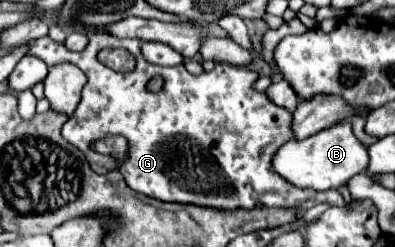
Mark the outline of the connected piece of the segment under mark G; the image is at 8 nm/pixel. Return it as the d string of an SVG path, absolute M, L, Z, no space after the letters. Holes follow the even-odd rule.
M87 30L89 44L81 52L71 52L65 48L65 44L53 42L49 36L35 38L25 42L27 48L25 56L37 56L47 66L57 66L63 62L75 64L81 68L87 76L87 84L83 88L83 104L79 104L77 112L63 124L63 138L77 146L93 170L107 172L111 168L111 160L107 156L101 156L89 148L93 140L105 138L109 134L121 134L129 142L127 158L119 164L119 172L123 174L129 188L135 192L141 192L145 196L163 200L163 202L181 202L181 204L197 204L205 208L217 208L217 210L237 210L237 208L295 208L299 214L305 210L317 206L317 204L329 204L329 206L347 206L343 202L341 194L337 190L299 190L285 182L281 176L271 172L271 150L277 150L285 142L293 138L291 134L291 114L287 110L281 110L275 106L263 92L255 92L251 86L257 80L257 74L249 68L239 68L233 64L215 64L211 72L201 72L199 76L193 76L185 70L185 66L153 66L151 62L145 62L141 56L141 40L139 38L113 38L111 34L105 34L101 30ZM101 48L125 48L137 58L137 68L129 74L119 74L107 66L103 66L97 60L97 52ZM153 76L163 76L165 86L161 92L153 94L147 90L147 82Z

